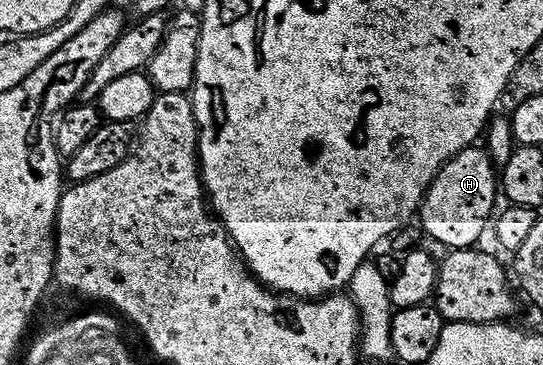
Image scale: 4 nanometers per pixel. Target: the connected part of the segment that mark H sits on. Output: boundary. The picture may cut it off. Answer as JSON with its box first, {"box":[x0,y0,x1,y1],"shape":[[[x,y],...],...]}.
{"box":[417,147,497,249],"shape":[[[486,147],[463,148],[439,167],[439,173],[428,186],[427,193],[423,195],[423,203],[419,206],[417,220],[423,223],[424,230],[437,243],[444,244],[444,249],[474,248],[480,243],[478,240],[482,238],[483,231],[486,228],[488,231],[489,221],[496,211],[495,196],[497,200],[497,165],[491,155],[487,153]]]}

